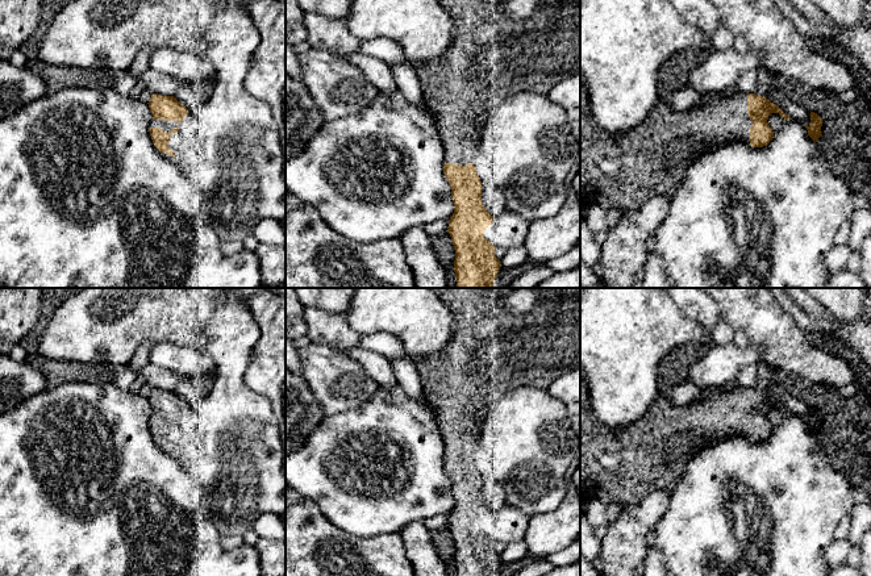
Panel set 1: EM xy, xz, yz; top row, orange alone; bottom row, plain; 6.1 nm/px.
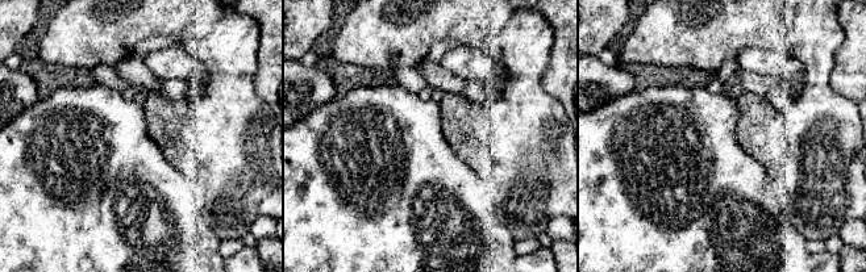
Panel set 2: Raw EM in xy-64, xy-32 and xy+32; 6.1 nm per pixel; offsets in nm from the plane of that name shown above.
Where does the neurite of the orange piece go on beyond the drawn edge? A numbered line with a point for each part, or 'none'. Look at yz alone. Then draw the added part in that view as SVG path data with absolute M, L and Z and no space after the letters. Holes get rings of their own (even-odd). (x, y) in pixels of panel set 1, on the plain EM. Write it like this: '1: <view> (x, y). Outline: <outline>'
1: yz (621, 467). Outline: M580 384L580 501L600 500L605 506L617 504L621 508L635 505L654 491L672 494L684 473L687 463L704 447L714 441L733 435L750 438L750 422L754 417L747 409L747 388L737 387L725 391L717 397L697 402L675 405L664 396L658 395L647 412L626 429L610 430L601 425L591 406L588 388Z

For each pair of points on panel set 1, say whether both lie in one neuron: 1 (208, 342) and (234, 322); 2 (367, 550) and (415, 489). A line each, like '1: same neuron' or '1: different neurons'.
1: same neuron
2: different neurons

